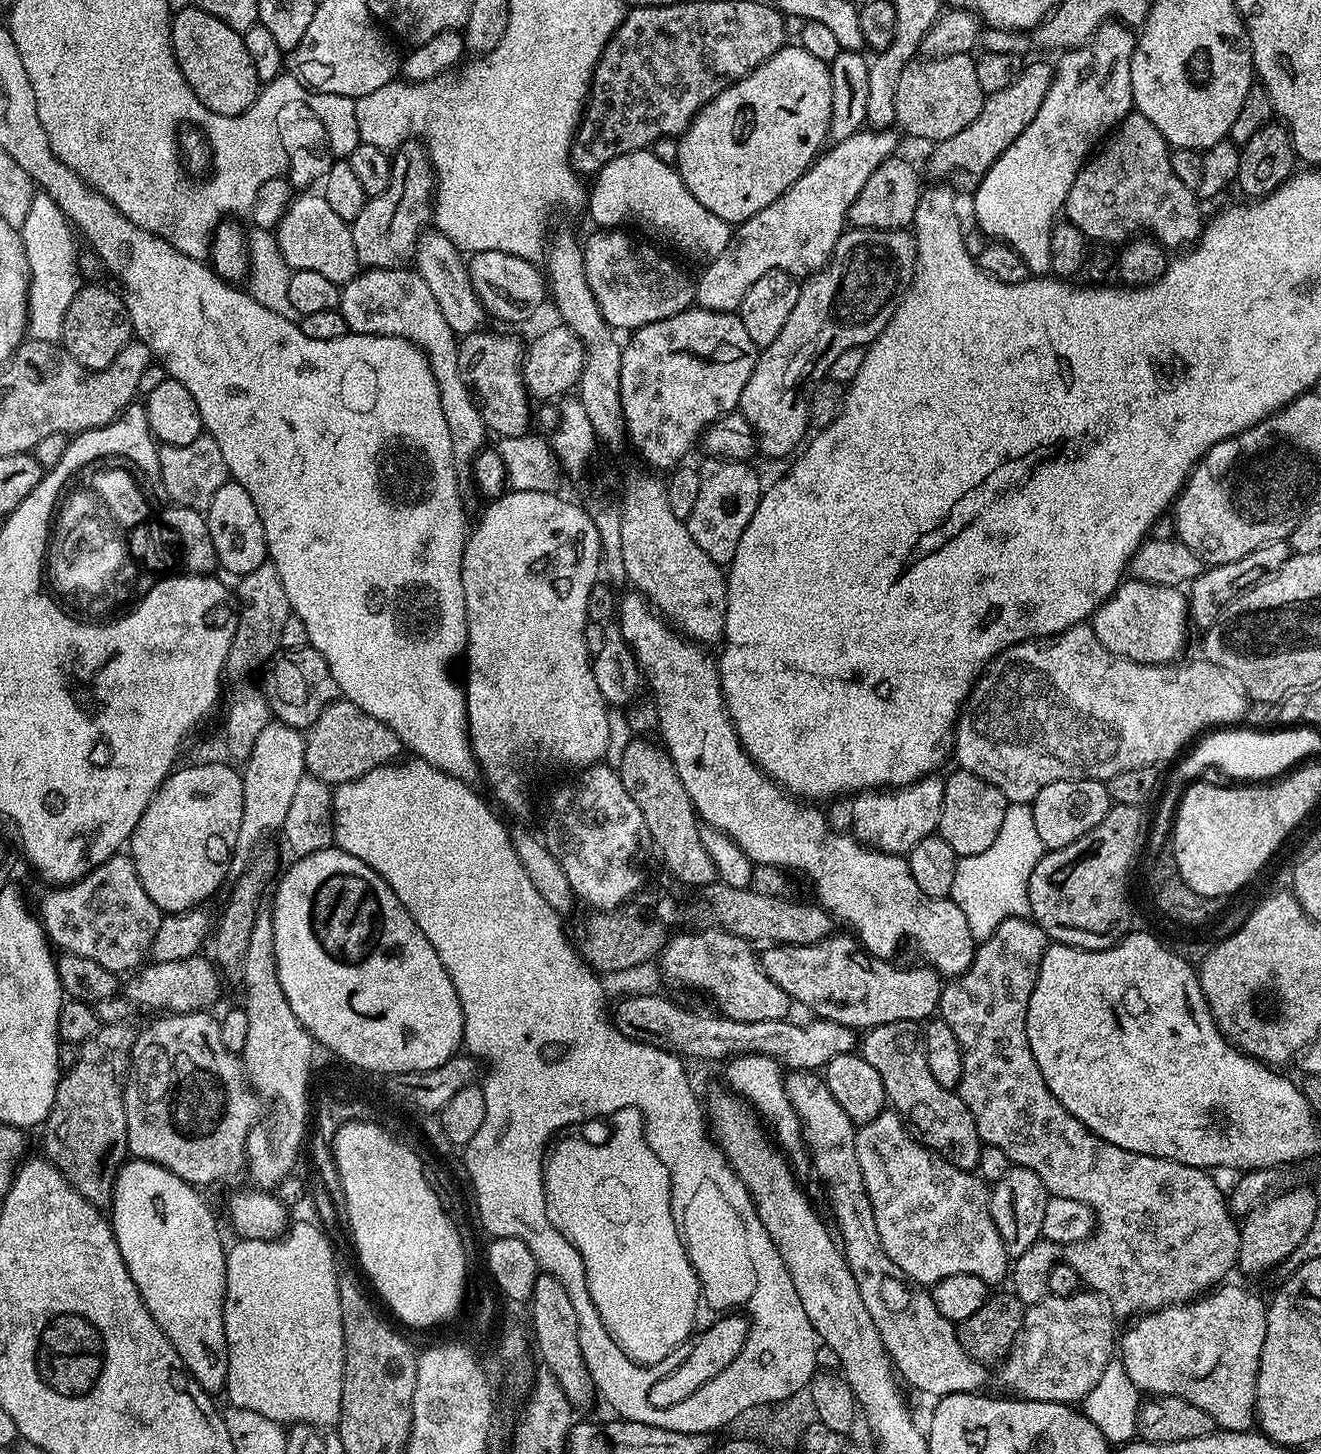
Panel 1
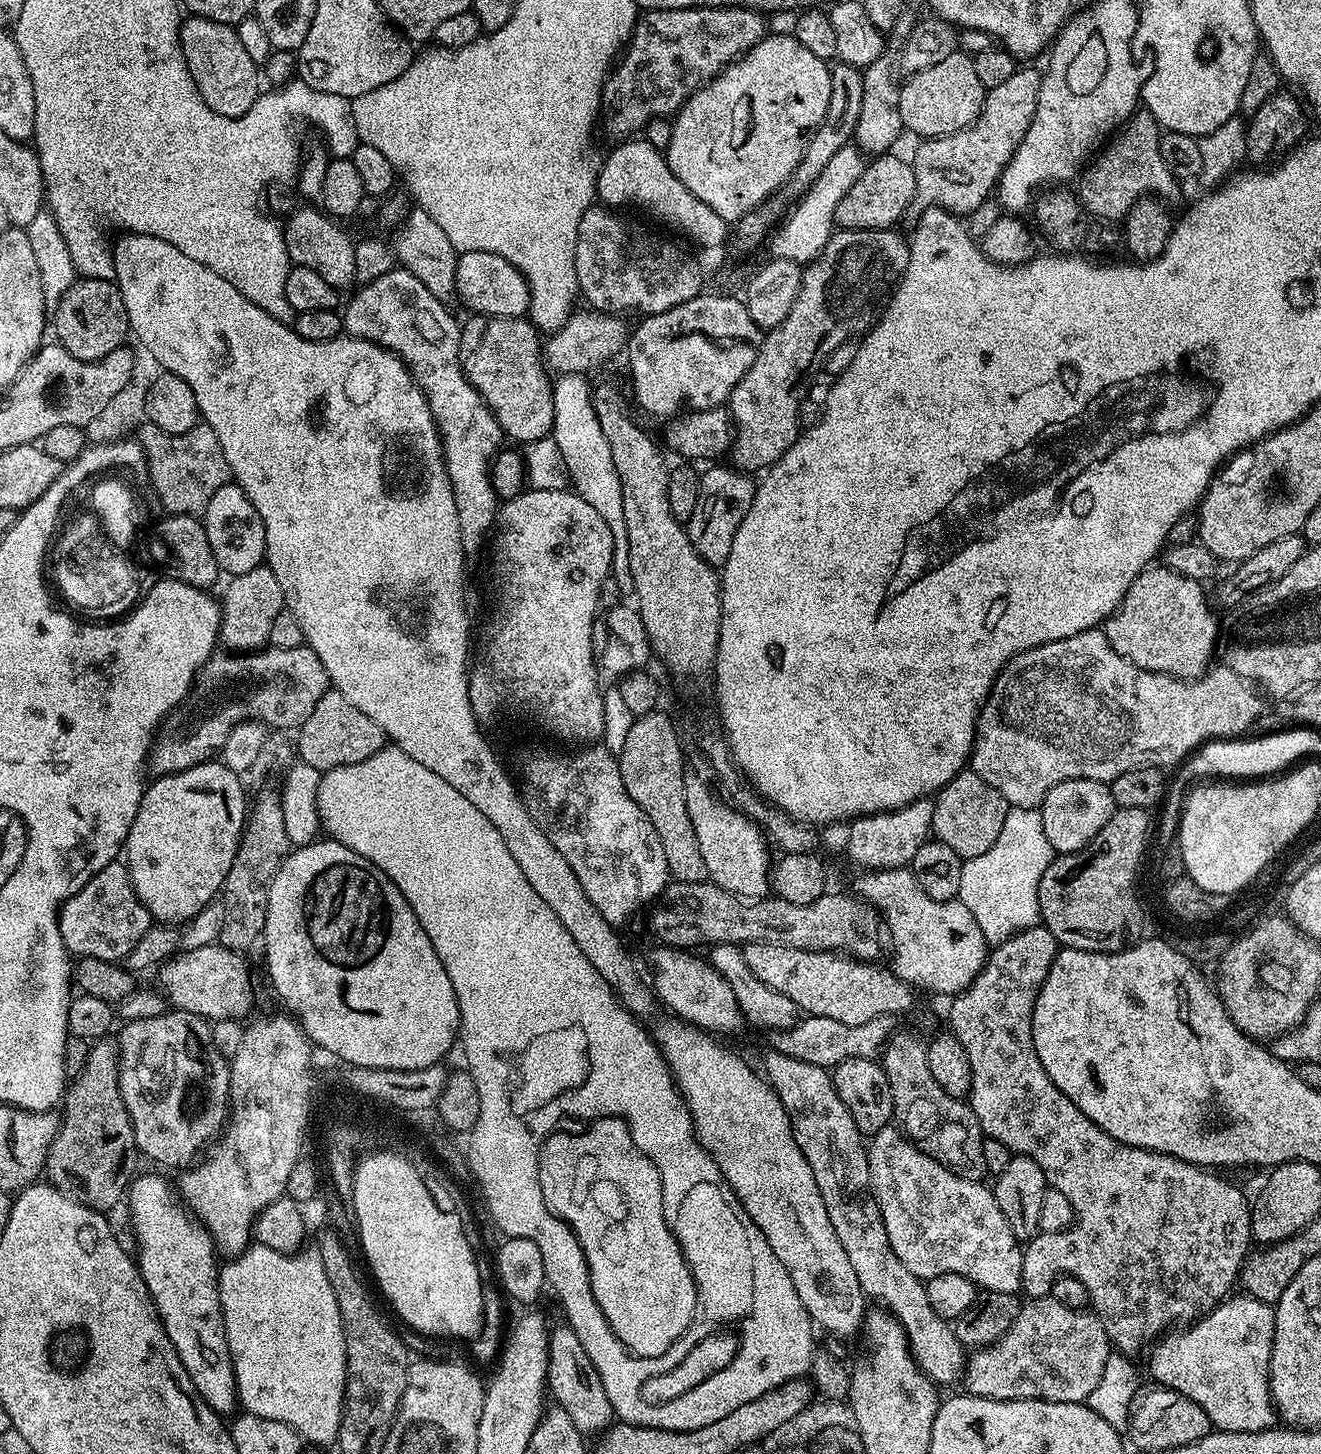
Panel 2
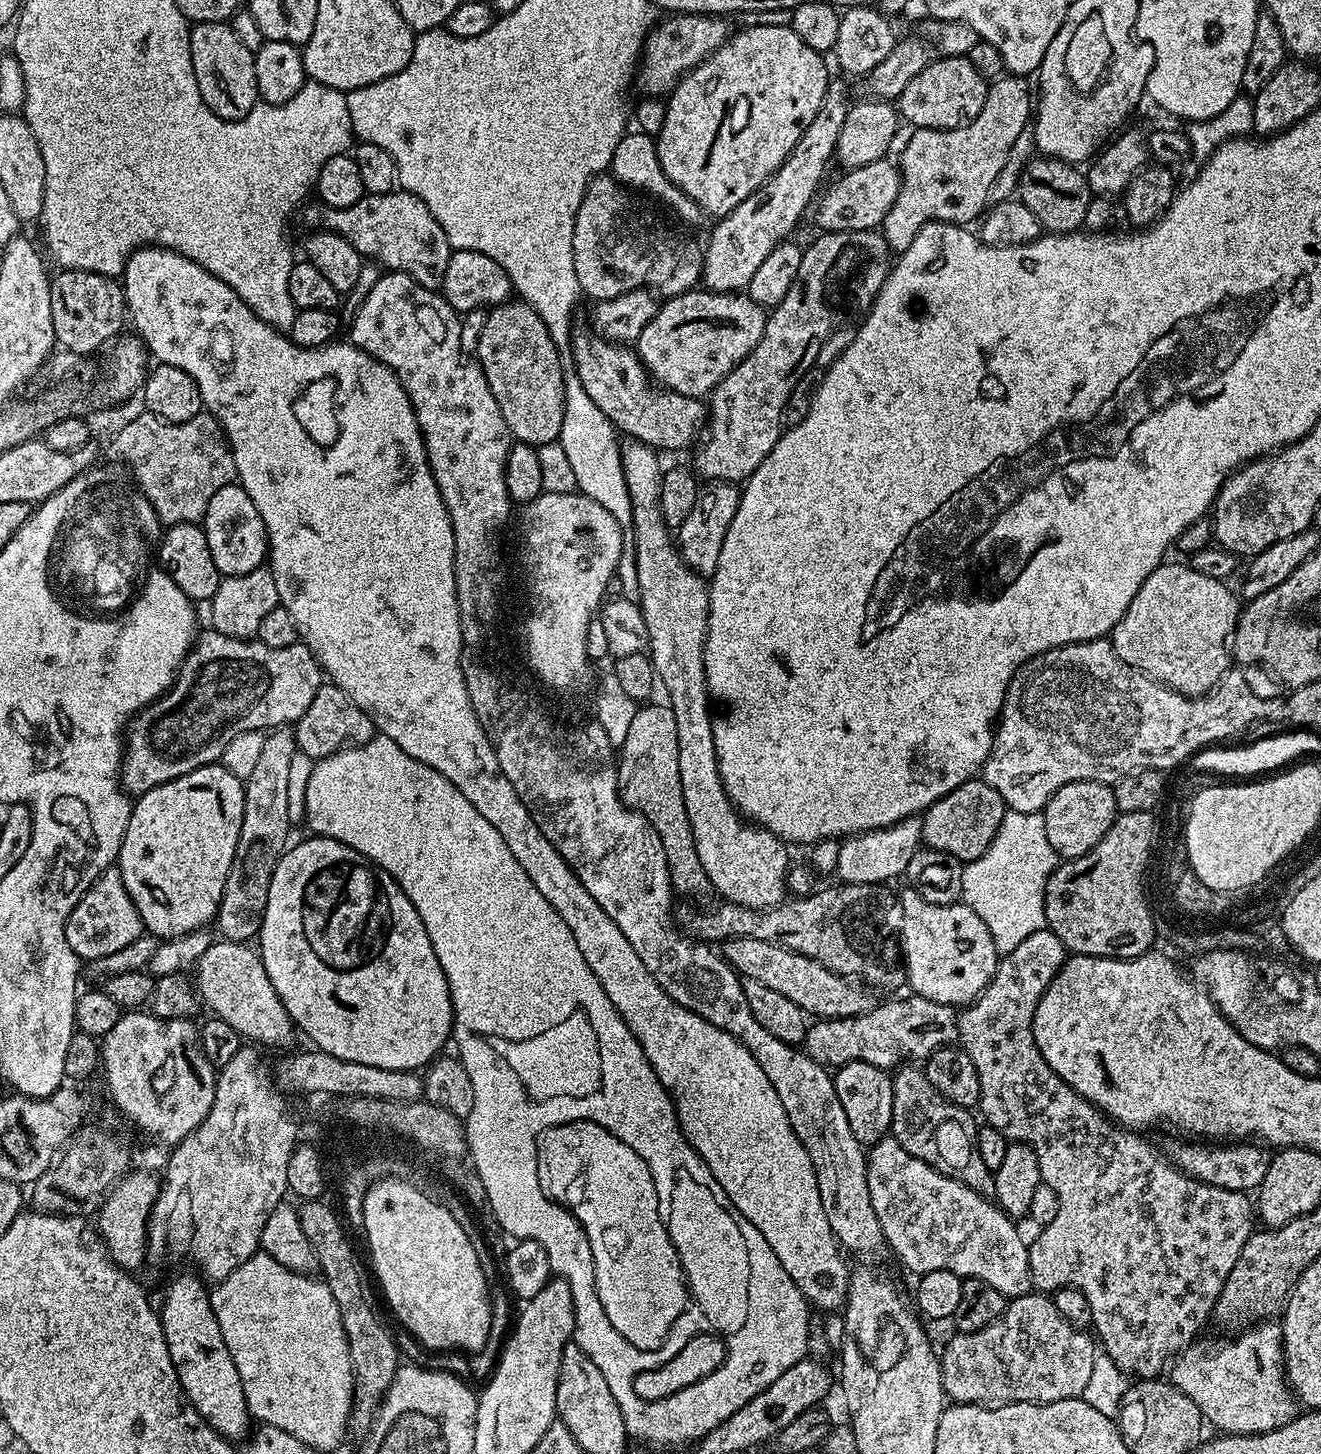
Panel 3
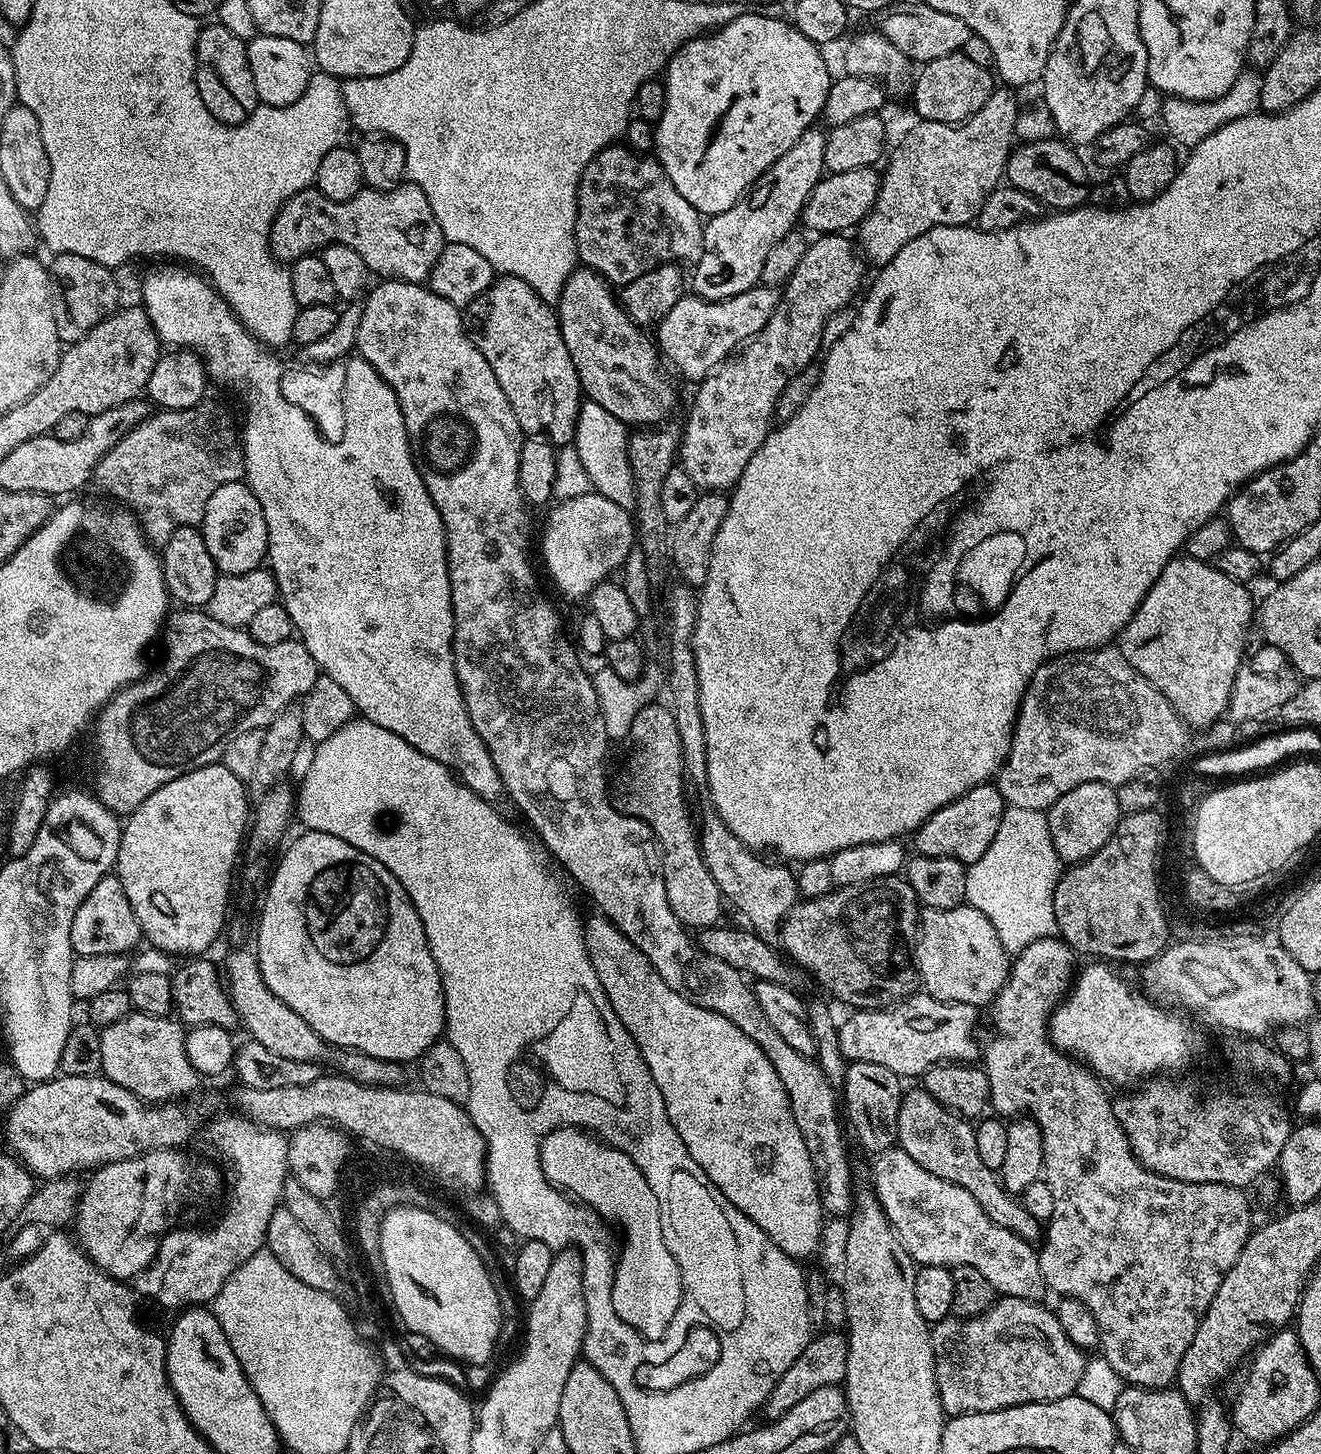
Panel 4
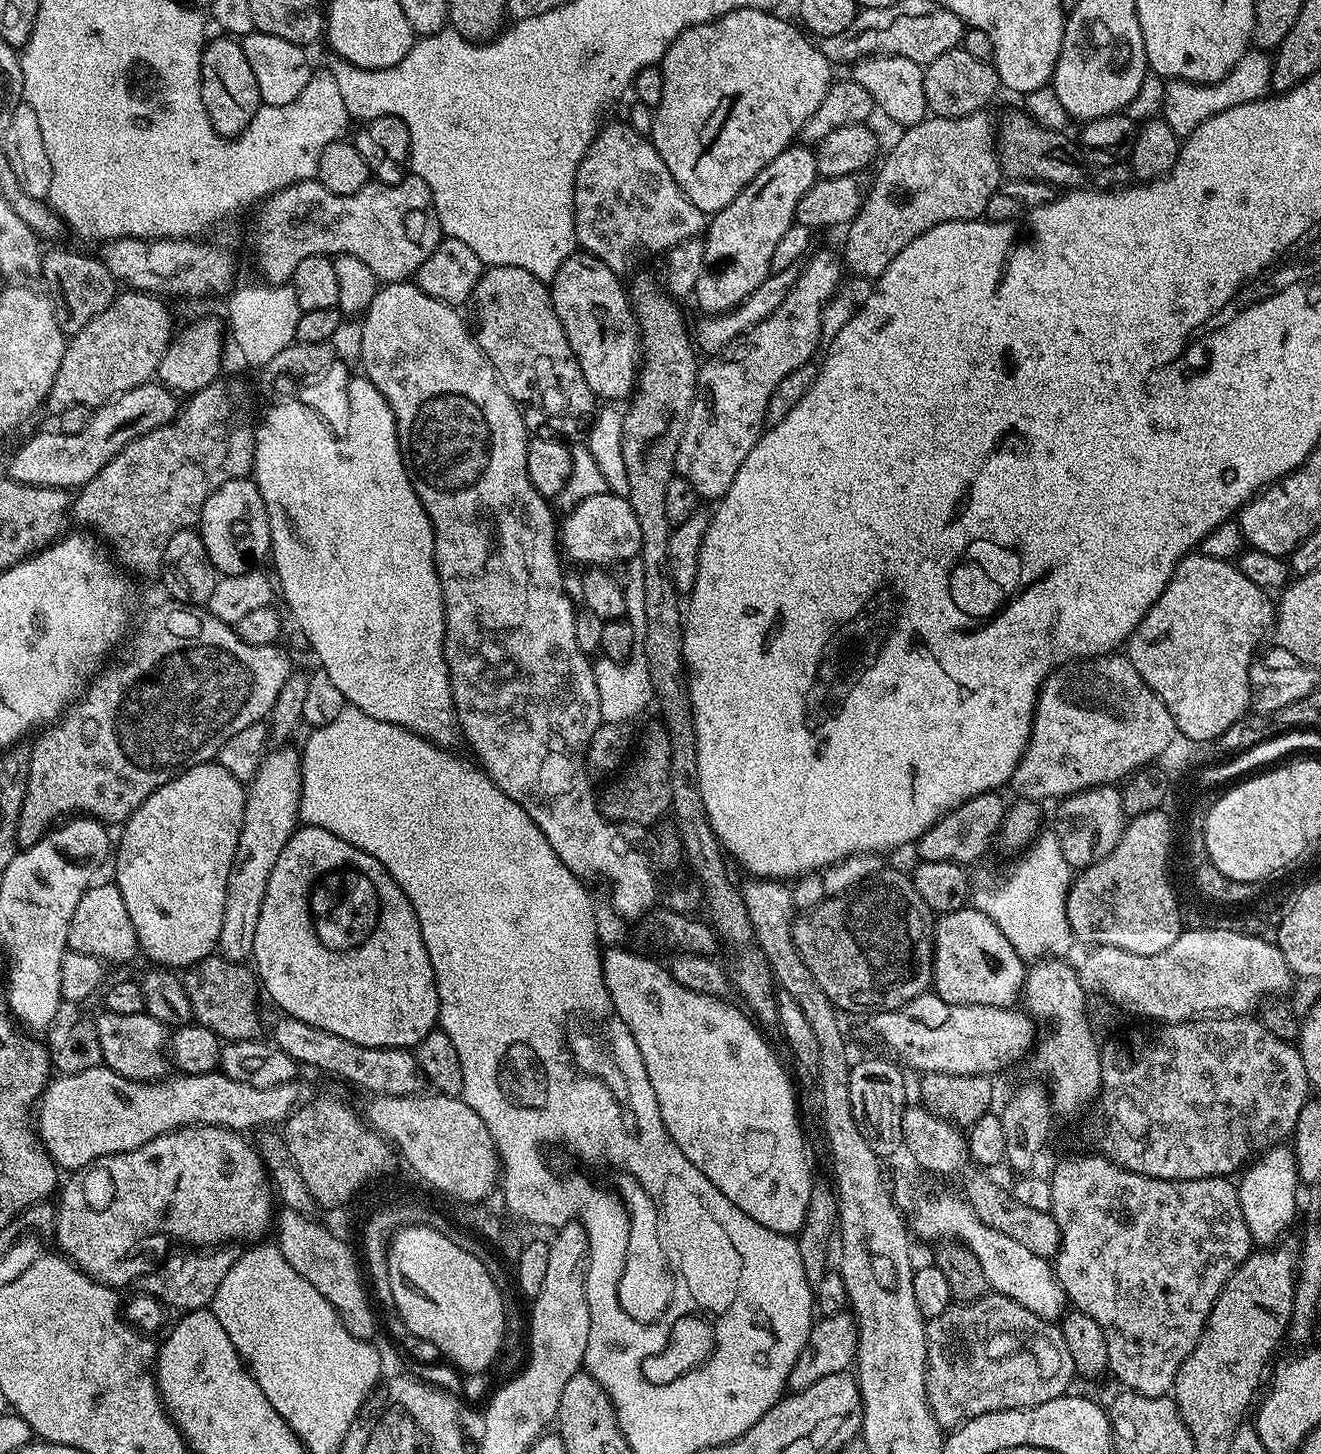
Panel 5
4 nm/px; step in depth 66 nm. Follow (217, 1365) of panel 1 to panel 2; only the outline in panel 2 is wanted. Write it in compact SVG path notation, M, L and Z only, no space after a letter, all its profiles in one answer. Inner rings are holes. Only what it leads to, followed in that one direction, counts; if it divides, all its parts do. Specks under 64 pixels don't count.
M139 1176L126 1189L126 1205L128 1204L128 1212L132 1215L132 1232L136 1235L136 1248L140 1251L134 1256L136 1267L140 1269L140 1276L150 1290L156 1313L186 1370L188 1381L215 1412L227 1414L232 1407L237 1407L238 1397L232 1355L224 1333L216 1245L203 1223L195 1219L178 1199L173 1185L171 1188L160 1176Z

